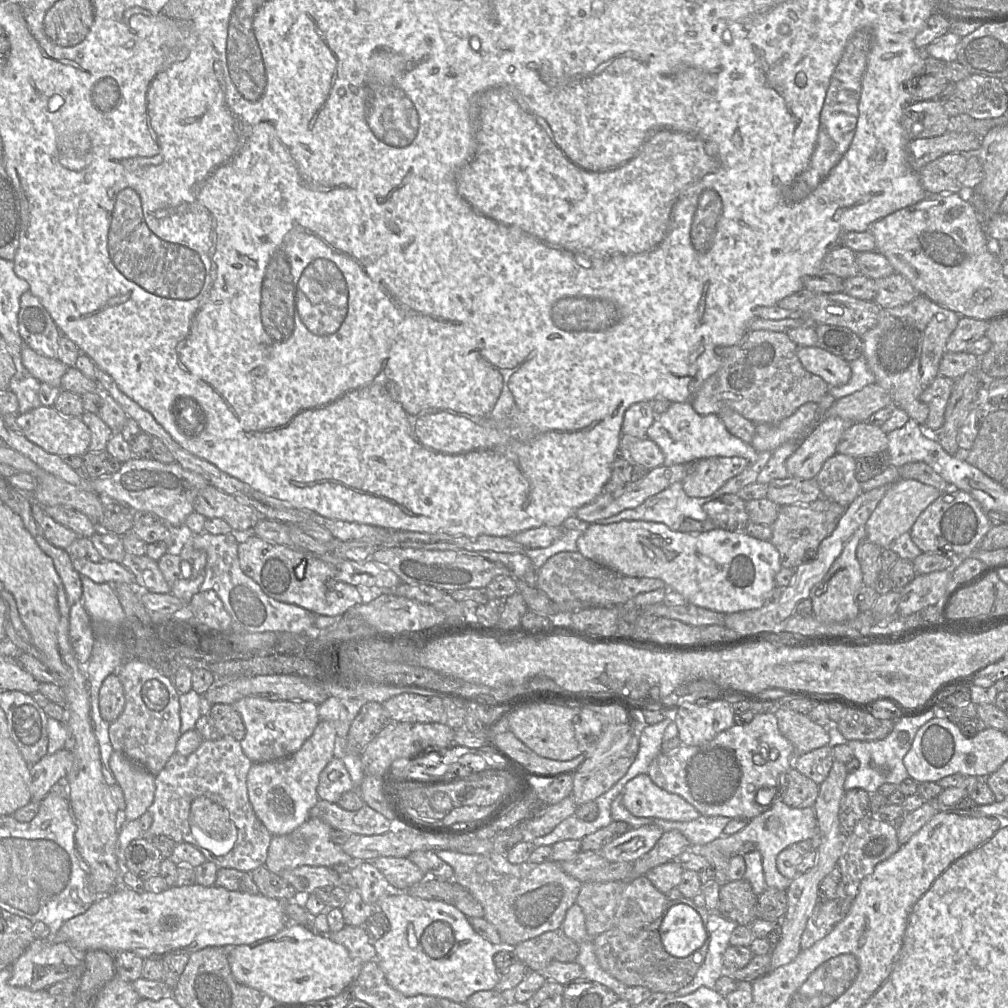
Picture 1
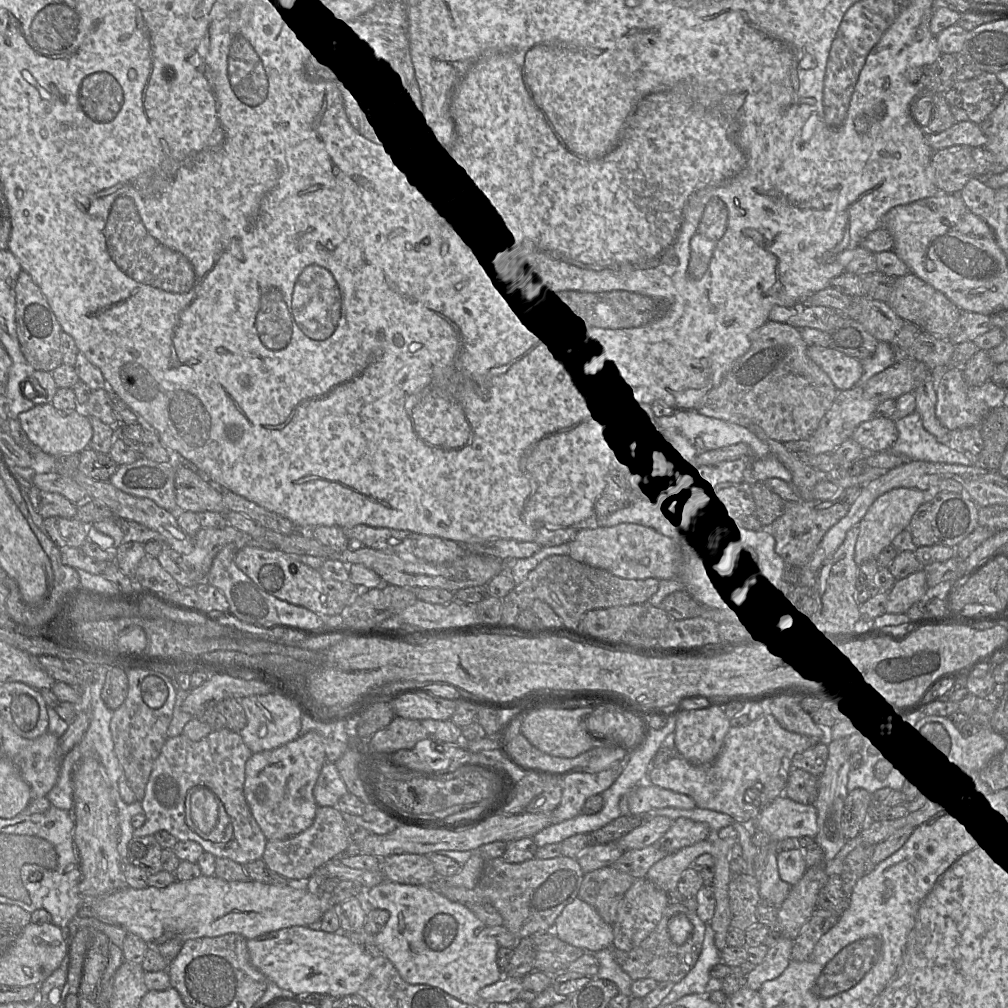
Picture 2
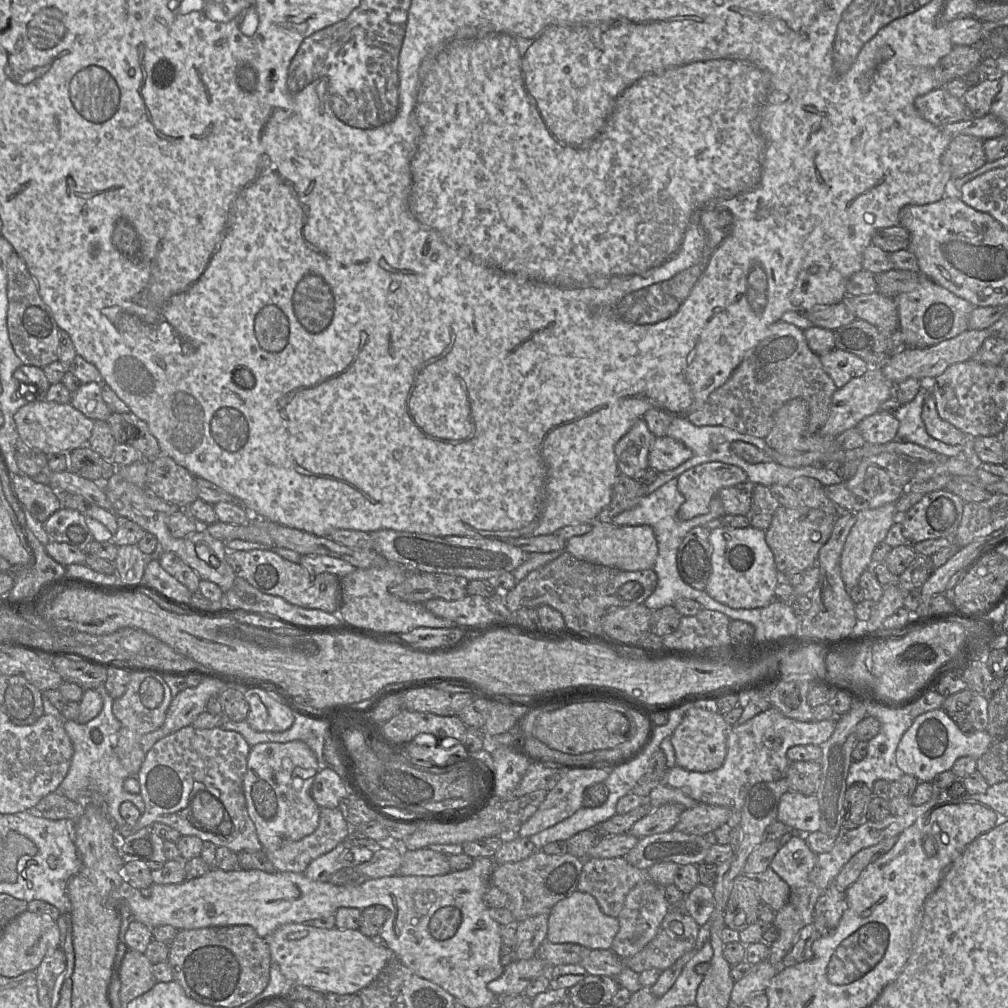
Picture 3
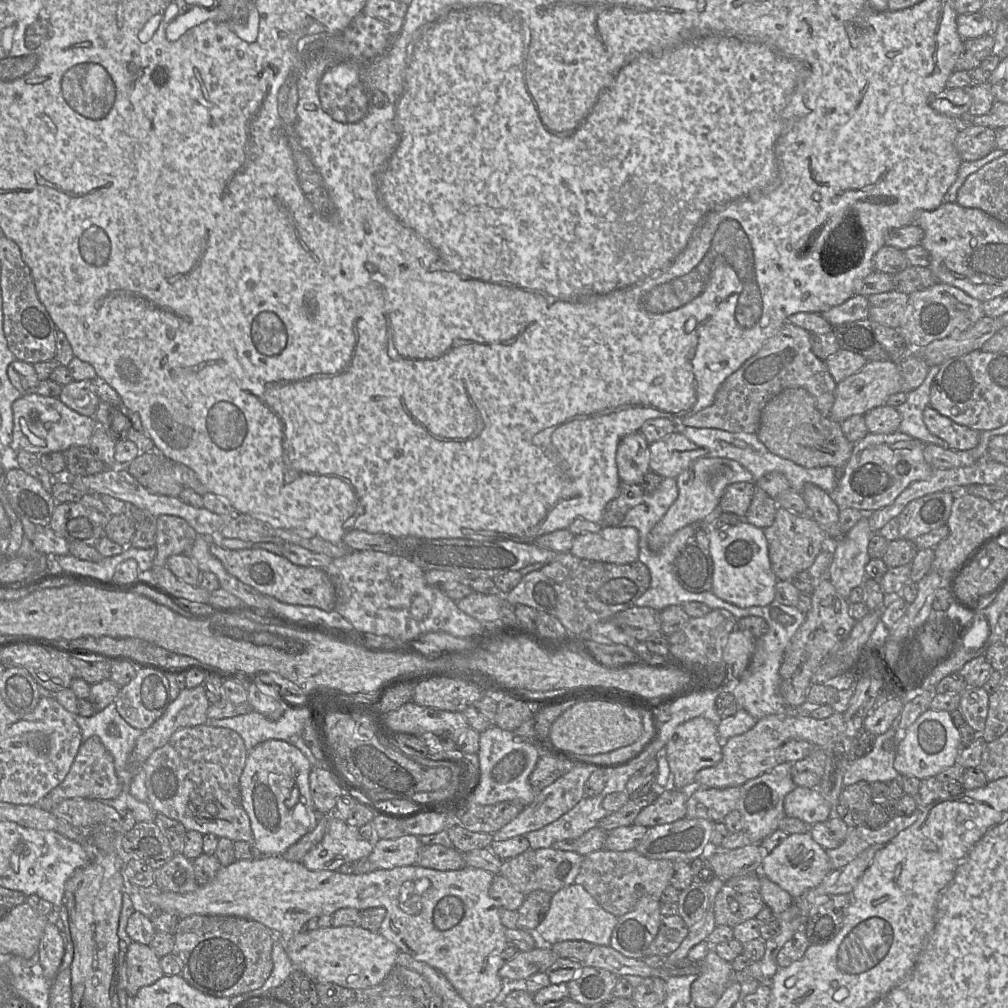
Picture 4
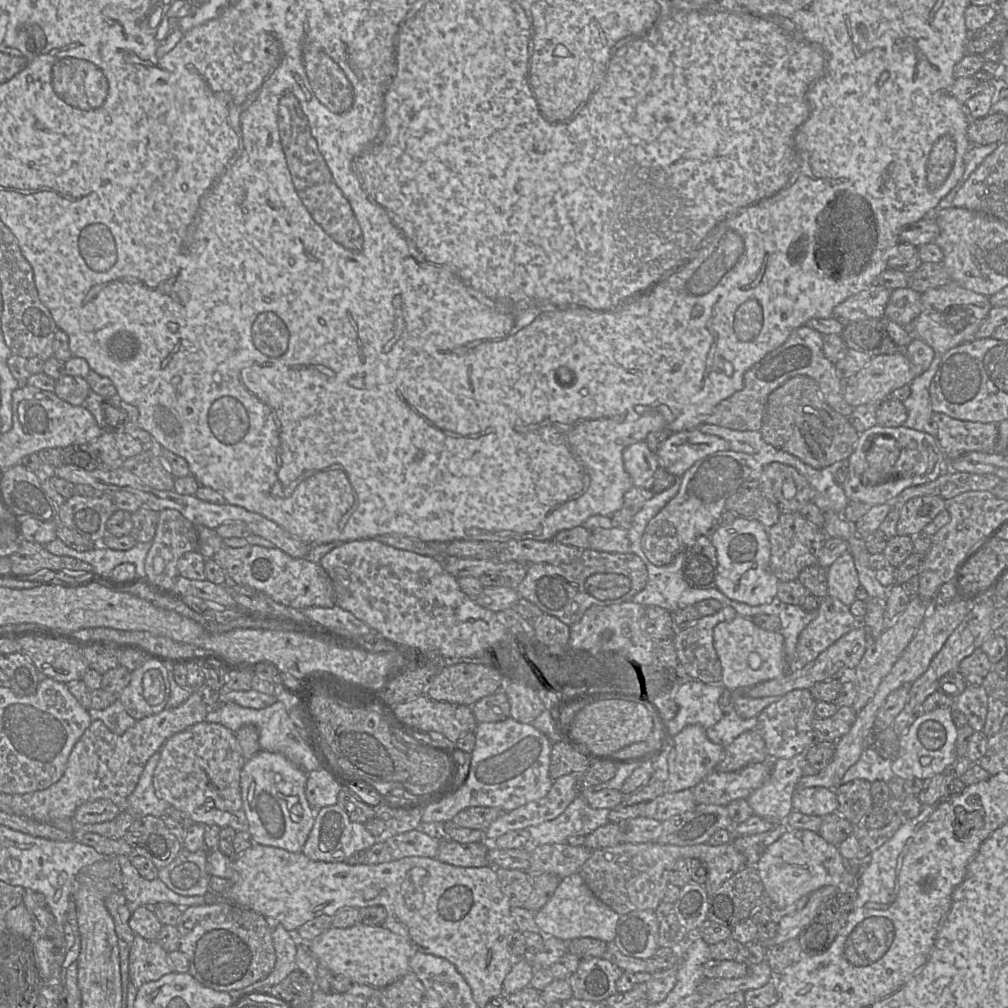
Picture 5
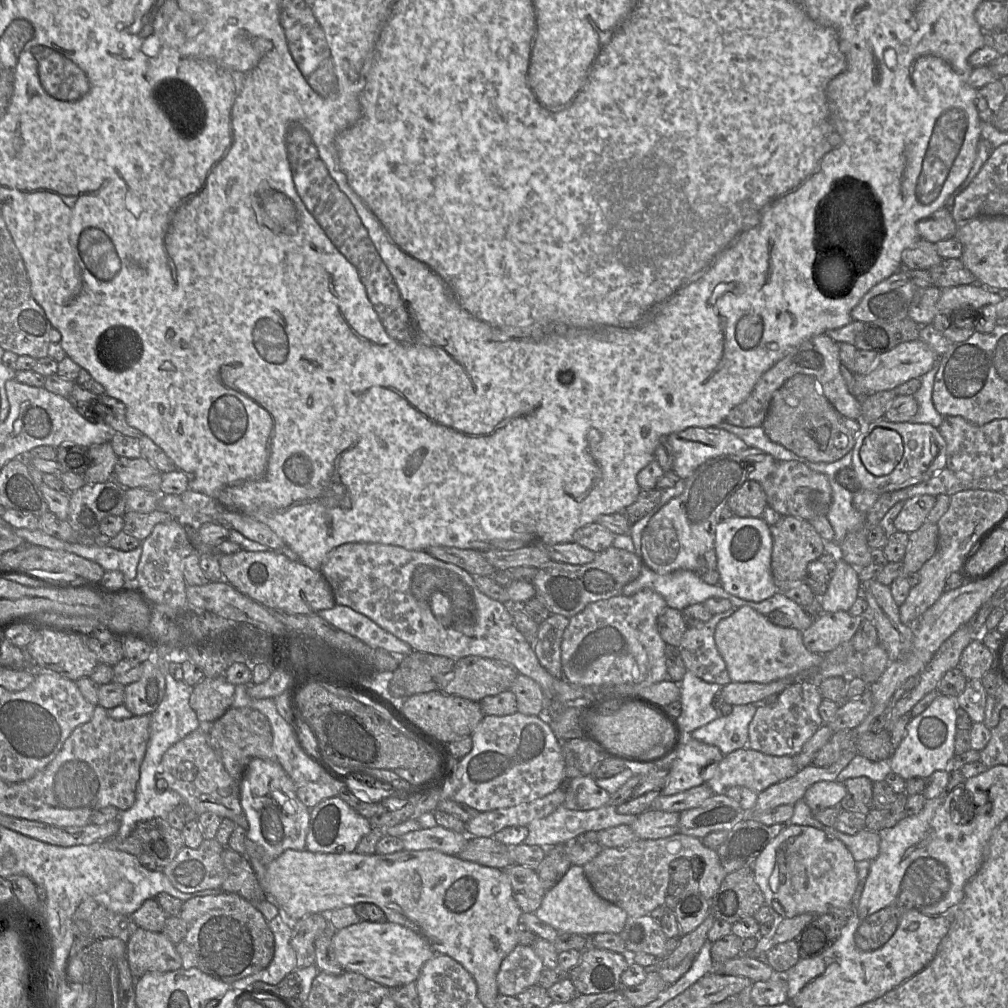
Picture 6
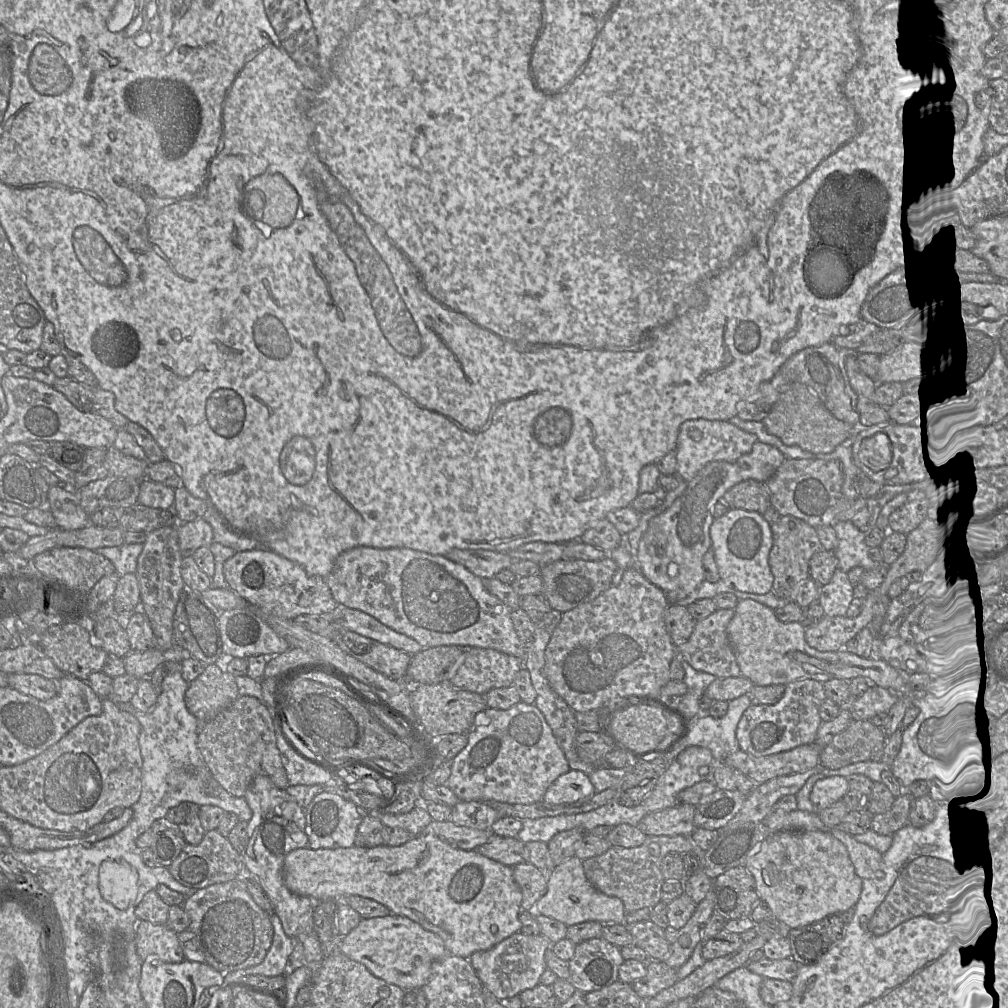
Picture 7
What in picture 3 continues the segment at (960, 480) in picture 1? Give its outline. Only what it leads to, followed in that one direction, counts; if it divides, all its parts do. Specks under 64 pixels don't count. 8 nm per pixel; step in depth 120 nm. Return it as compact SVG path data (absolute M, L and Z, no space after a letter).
M923 383L912 401L901 405L893 412L899 421L896 439L912 442L948 457L961 457L962 445L950 445L930 436L921 418L926 395L930 392L930 383Z

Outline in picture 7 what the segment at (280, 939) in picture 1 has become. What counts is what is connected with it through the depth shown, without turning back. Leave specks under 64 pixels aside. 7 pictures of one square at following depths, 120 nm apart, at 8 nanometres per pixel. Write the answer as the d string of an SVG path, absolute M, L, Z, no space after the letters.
M395 914L361 919L360 923L341 938L340 952L363 964L375 977L406 990L424 986L435 961L448 955L444 941L411 919Z

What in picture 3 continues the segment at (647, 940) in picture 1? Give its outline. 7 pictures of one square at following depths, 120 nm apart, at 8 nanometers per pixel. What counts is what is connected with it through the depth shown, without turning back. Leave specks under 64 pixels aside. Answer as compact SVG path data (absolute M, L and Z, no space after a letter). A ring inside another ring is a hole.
M668 911L656 936L640 952L625 958L625 966L638 974L653 968L664 971L694 948L699 930L700 926L689 914ZM672 921L682 924L681 935L670 929Z

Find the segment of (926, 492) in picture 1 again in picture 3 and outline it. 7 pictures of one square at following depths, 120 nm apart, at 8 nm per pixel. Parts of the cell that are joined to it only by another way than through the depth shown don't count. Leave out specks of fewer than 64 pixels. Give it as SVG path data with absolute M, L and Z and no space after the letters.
M895 503L856 513L856 523L846 539L840 560L841 577L847 591L858 585L861 575L873 562L872 554L875 547L884 541L889 529L896 521L898 521L898 514Z

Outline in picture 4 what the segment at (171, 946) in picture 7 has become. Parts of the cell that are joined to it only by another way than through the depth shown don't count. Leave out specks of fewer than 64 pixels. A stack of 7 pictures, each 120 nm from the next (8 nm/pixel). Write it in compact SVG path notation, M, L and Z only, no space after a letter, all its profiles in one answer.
M134 941L128 945L125 960L128 996L135 997L142 987L154 984L165 975L160 959L149 945Z

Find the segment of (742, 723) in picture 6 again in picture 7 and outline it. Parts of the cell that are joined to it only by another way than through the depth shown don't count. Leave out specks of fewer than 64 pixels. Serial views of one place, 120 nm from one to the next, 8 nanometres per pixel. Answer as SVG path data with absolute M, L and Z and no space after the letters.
M745 694L729 701L727 713L719 719L700 714L692 720L687 736L663 758L670 763L688 747L707 748L714 760L723 760L730 753L738 751L737 725L750 705L752 704Z

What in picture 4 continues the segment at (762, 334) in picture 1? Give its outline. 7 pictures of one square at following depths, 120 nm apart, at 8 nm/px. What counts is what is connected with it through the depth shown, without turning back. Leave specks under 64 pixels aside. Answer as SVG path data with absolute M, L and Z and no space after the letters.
M785 323L738 370L731 374L717 390L713 403L679 422L696 428L716 428L732 433L757 433L765 405L787 388L804 388L816 401L824 416L830 416L837 383L826 362L812 351L810 332L792 323Z

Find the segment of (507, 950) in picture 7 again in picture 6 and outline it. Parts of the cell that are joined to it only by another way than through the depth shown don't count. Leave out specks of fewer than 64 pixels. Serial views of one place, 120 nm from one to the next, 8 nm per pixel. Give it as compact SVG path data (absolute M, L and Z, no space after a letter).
M518 944L502 961L497 974L499 994L517 996L538 980L544 965L531 945Z

